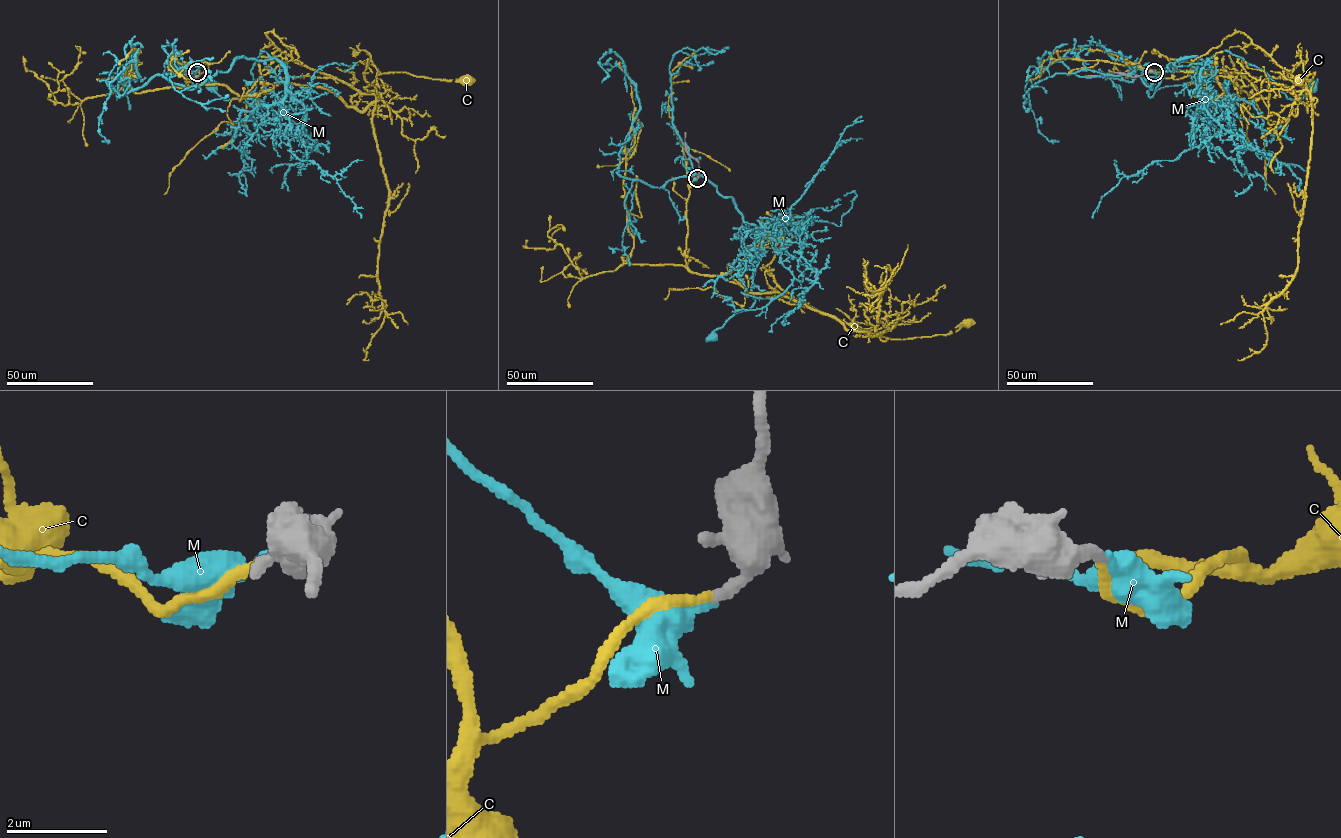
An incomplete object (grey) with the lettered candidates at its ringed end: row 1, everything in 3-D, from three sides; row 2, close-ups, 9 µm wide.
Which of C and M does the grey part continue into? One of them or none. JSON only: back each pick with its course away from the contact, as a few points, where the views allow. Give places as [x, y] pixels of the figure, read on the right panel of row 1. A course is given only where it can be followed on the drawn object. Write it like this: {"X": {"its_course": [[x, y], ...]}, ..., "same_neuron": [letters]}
{"C": {"its_course": [[1154, 72], [1235, 77], [1262, 97], [1269, 83], [1284, 84], [1307, 111], [1306, 77], [1315, 72], [1300, 80]]}, "same_neuron": ["C"]}

